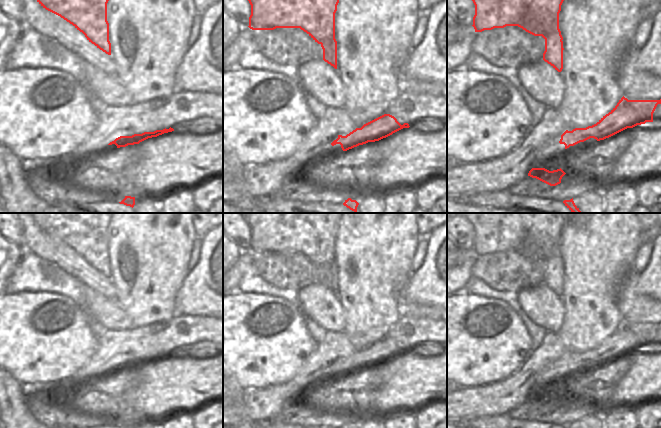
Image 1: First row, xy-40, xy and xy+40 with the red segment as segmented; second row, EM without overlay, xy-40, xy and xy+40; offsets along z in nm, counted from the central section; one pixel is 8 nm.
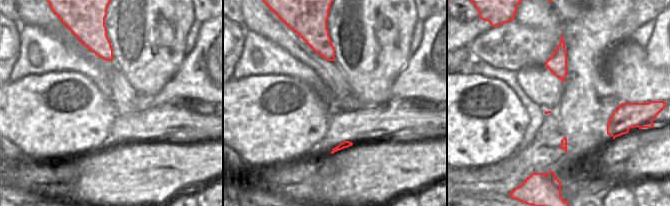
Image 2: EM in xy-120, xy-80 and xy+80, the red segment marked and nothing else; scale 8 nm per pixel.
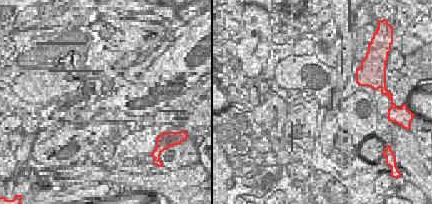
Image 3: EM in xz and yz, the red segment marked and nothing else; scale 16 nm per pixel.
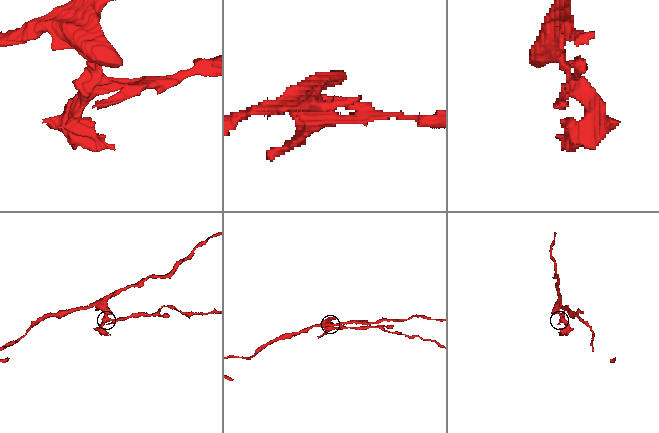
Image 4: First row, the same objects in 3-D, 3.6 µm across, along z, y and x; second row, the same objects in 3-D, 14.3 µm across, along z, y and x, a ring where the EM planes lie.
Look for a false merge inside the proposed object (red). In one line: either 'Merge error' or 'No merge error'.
Merge error

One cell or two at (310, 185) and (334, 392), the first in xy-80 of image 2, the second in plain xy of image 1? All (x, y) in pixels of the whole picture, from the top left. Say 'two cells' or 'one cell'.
one cell

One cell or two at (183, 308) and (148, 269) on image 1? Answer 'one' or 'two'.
two

